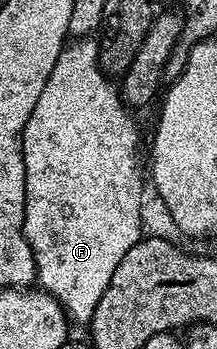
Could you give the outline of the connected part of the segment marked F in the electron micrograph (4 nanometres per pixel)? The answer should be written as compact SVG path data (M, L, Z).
M78 38L67 43L63 47L56 66L52 66L52 74L48 74L48 82L44 82L44 91L40 93L40 99L32 114L28 114L28 122L22 131L22 161L26 171L26 205L24 206L24 234L34 251L36 262L37 283L50 295L55 296L58 303L66 309L67 313L82 326L89 325L92 314L96 310L96 302L108 290L108 282L112 282L112 274L116 274L116 266L132 246L136 246L138 240L143 239L142 232L142 176L144 180L144 168L138 165L138 124L134 121L135 113L131 111L117 83L108 78L103 72L102 64L98 60L99 41L94 38Z

